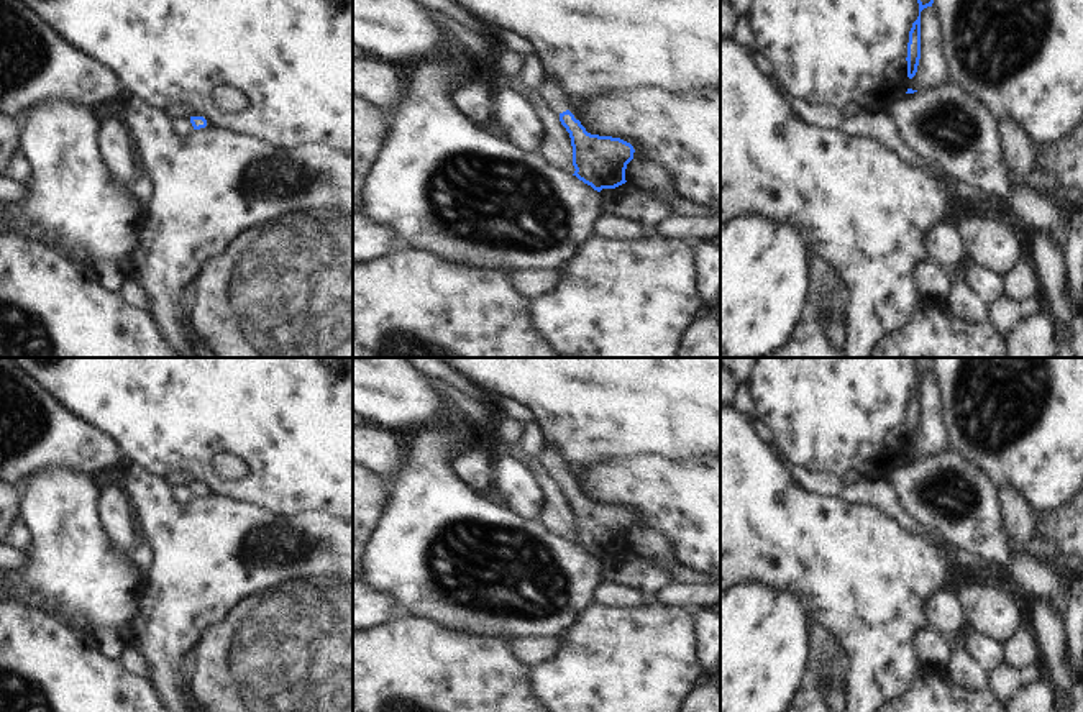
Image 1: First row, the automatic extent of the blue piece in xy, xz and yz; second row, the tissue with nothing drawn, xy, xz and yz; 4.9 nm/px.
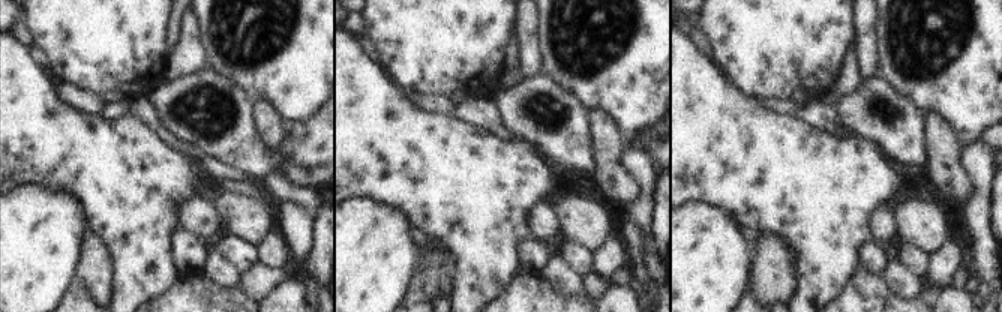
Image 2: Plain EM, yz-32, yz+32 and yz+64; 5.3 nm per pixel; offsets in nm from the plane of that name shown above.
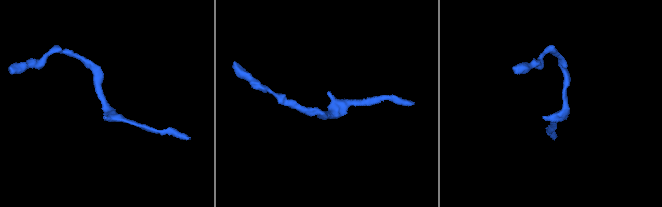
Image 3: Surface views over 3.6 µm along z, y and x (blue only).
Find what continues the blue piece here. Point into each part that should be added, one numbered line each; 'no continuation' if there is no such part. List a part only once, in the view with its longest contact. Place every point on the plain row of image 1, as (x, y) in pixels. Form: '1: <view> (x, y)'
1: xz (553, 465)

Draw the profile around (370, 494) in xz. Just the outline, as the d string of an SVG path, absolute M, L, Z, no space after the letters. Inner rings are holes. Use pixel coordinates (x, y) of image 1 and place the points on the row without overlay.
M353 464L353 581L361 576L361 555L387 502L387 482Z

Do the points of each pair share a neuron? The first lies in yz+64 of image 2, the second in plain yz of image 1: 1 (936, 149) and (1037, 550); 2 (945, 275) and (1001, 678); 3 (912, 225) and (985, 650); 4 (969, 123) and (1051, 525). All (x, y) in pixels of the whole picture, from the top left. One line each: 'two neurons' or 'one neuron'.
1: two neurons
2: two neurons
3: two neurons
4: two neurons

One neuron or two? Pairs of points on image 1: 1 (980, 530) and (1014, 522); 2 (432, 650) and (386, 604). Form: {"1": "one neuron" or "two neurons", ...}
{"1": "two neurons", "2": "two neurons"}

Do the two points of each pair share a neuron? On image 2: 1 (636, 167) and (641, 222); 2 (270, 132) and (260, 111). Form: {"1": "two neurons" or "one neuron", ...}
{"1": "one neuron", "2": "one neuron"}

